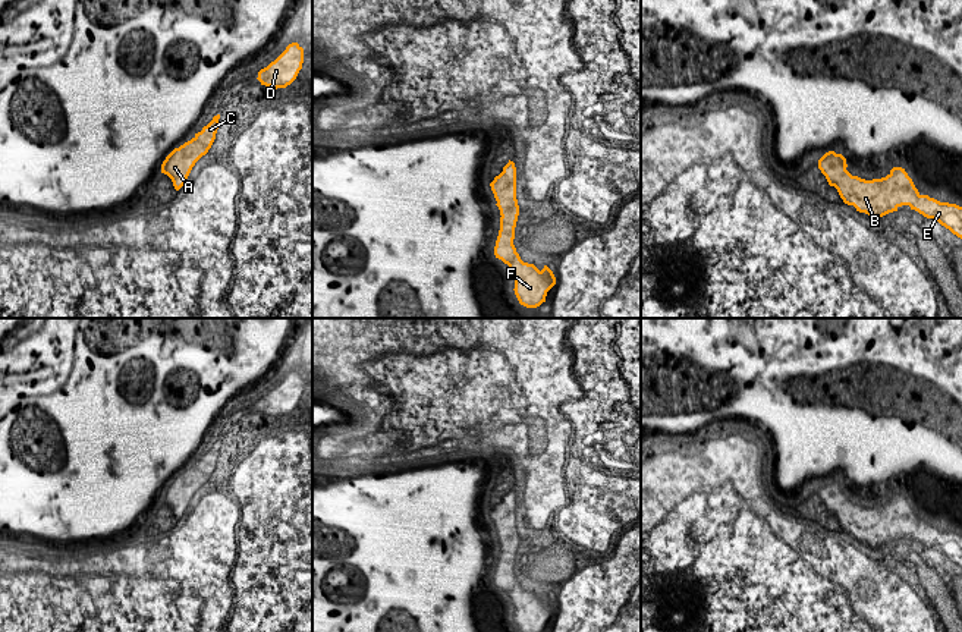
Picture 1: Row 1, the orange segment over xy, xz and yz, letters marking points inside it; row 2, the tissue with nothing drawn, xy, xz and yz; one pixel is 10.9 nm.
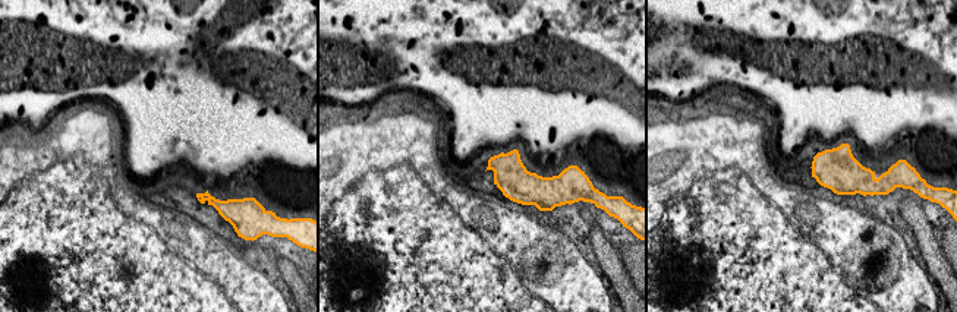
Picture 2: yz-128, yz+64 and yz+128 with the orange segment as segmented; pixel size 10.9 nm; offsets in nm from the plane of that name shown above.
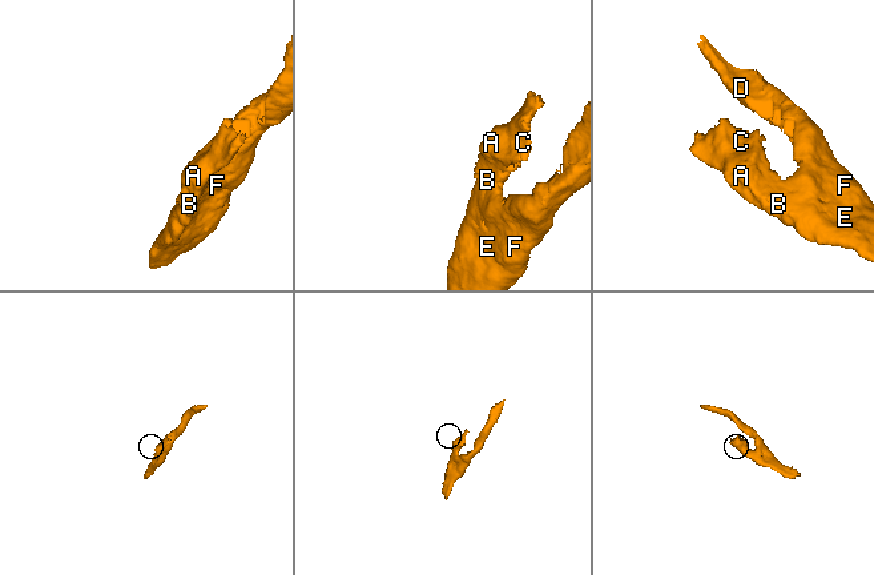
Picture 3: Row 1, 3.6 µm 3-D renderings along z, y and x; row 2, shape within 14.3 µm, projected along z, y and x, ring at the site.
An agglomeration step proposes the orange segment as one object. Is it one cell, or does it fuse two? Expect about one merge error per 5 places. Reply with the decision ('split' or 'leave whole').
leave whole

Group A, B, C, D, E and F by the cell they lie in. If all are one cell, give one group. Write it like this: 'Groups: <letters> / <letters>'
Groups: A B C D E F

